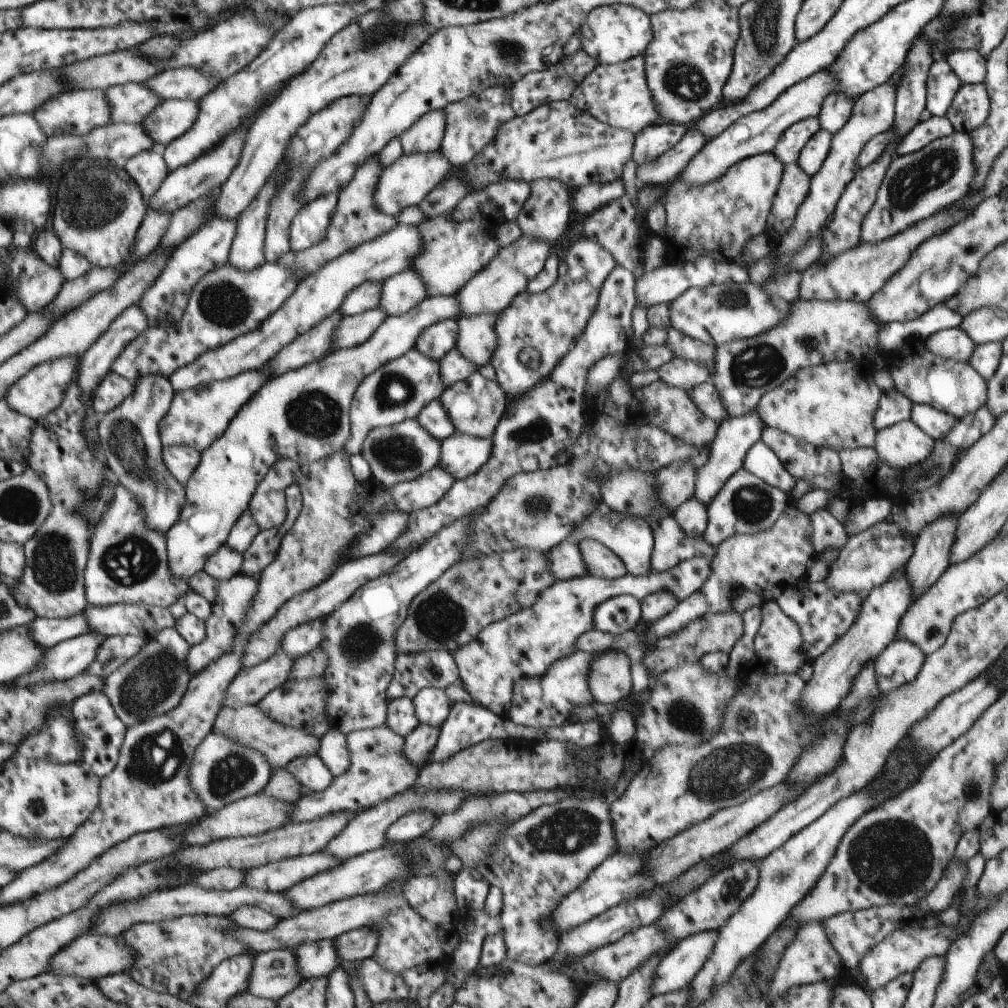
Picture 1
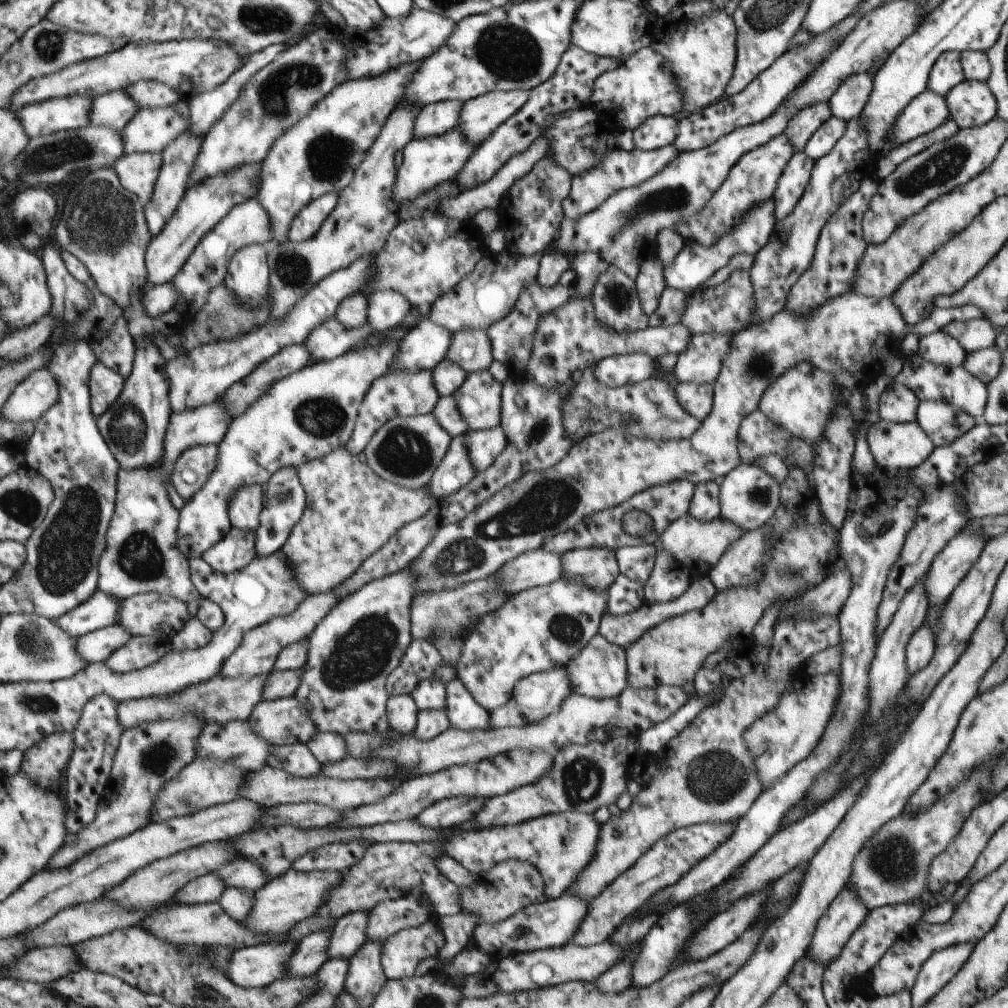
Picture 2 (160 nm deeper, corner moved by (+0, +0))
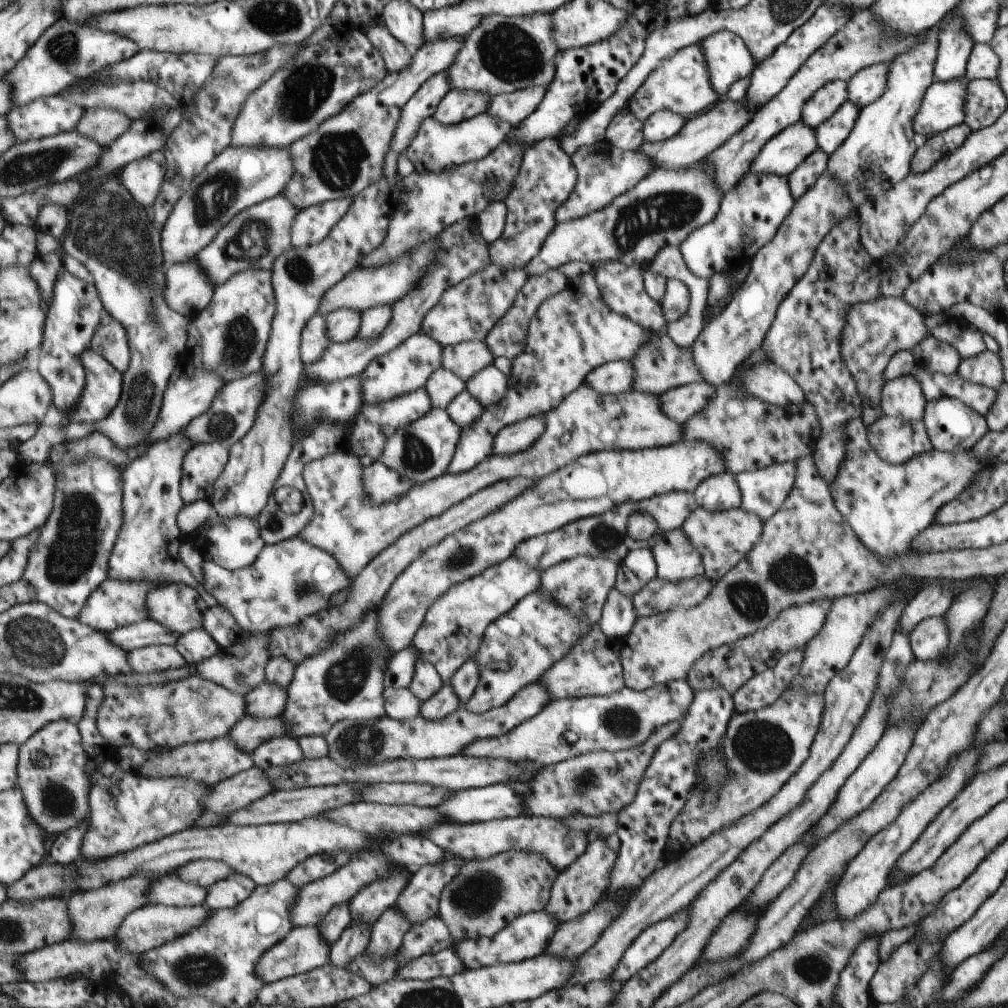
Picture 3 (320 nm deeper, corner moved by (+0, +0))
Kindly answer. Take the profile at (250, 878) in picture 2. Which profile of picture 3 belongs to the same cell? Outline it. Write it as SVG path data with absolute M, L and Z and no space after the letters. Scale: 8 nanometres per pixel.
M212 859L197 860L177 869L177 877L180 880L204 885L207 889L213 884L229 878L232 874L237 874L237 870L234 870L225 862Z

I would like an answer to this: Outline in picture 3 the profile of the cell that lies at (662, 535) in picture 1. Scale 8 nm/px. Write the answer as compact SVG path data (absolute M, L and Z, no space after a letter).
M696 507L680 527L681 534L693 544L693 548L701 556L701 566L707 578L715 583L724 576L741 558L748 555L753 544L759 540L763 522L751 512L743 512L741 508L721 512L707 512Z

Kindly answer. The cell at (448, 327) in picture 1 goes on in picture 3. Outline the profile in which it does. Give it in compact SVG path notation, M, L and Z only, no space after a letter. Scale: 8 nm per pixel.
M418 333L405 340L401 347L395 348L387 356L373 360L372 364L362 373L364 404L379 404L393 400L397 396L415 392L419 388L426 388L429 378L441 367L442 347L439 340L424 333Z

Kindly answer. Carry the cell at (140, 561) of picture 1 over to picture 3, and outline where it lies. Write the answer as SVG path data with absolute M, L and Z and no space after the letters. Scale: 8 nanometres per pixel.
M185 428L181 432L175 432L171 438L168 440L161 440L161 442L155 442L148 452L145 452L143 456L135 458L133 464L131 464L123 474L124 476L124 514L125 520L123 520L124 528L121 528L120 539L117 540L116 547L113 548L112 556L110 557L110 572L109 577L114 580L121 580L125 582L149 582L149 584L161 584L161 585L170 585L170 584L187 584L191 588L198 588L201 584L195 580L195 576L191 574L191 570L181 562L179 558L179 548L184 542L185 535L181 531L180 525L178 524L178 517L180 513L184 511L185 502L184 498L181 495L180 485L182 477L184 476L184 460L185 456L188 455L189 450L193 448L193 445L196 443L185 434Z

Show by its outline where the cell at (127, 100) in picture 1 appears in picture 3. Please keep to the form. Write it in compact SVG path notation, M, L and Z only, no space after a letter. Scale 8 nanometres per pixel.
M99 106L85 111L84 119L81 120L76 131L85 136L91 136L93 140L100 141L105 147L109 147L129 131L132 122L129 114L117 108Z

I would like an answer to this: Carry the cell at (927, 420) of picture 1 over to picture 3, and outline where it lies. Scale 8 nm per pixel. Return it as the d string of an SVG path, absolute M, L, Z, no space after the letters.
M941 398L926 401L923 408L922 424L927 432L931 447L937 451L961 452L969 450L985 432L988 432L985 418L959 400Z

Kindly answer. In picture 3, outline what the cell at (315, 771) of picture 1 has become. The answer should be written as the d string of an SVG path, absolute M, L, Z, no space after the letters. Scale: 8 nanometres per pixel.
M288 736L267 740L265 744L261 744L260 748L257 748L252 754L255 765L263 768L263 770L271 767L289 766L306 758L298 740Z

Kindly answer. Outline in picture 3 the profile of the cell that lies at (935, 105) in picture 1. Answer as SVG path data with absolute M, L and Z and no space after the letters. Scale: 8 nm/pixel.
M949 11L942 17L937 28L938 48L932 71L934 81L949 82L963 78L966 61L974 44L965 34L961 18L951 16Z

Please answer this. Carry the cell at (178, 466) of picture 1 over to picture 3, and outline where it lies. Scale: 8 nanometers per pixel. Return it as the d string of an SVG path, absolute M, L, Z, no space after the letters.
M221 442L195 444L184 460L180 490L185 505L212 500L217 480L229 463L230 449Z

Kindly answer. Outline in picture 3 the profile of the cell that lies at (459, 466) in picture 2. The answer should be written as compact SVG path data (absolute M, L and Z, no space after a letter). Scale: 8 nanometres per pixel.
M592 272L565 281L564 285L561 291L546 299L537 308L528 323L524 348L511 360L511 372L506 378L507 387L503 399L484 409L483 414L470 427L460 428L455 452L445 473L461 474L471 471L491 454L493 436L496 436L503 426L549 412L549 408L555 408L561 400L565 399L565 396L569 395L569 392L576 390L591 370L610 361L630 361L635 356L635 352L655 336L655 333L645 331L641 326L630 322L629 318L608 310L598 294L599 290Z

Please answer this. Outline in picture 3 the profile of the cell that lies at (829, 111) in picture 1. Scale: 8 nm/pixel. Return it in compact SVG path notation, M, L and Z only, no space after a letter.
M878 63L861 68L851 78L845 81L847 102L863 108L879 98L885 86L885 74L889 63Z

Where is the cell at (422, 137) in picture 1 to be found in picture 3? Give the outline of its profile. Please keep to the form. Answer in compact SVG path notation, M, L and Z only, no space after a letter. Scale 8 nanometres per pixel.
M450 90L441 100L433 118L445 126L458 124L487 110L489 98L487 94L469 90Z

